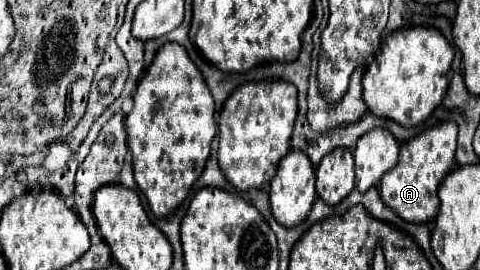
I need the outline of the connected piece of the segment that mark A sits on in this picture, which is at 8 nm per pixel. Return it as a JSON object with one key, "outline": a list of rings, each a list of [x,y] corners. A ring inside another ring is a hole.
{"outline":[[[442,121],[432,129],[402,143],[398,165],[390,169],[390,173],[384,173],[380,181],[380,197],[404,221],[426,223],[436,217],[438,185],[454,165],[456,137],[458,137],[458,125],[454,125],[454,121]]]}

